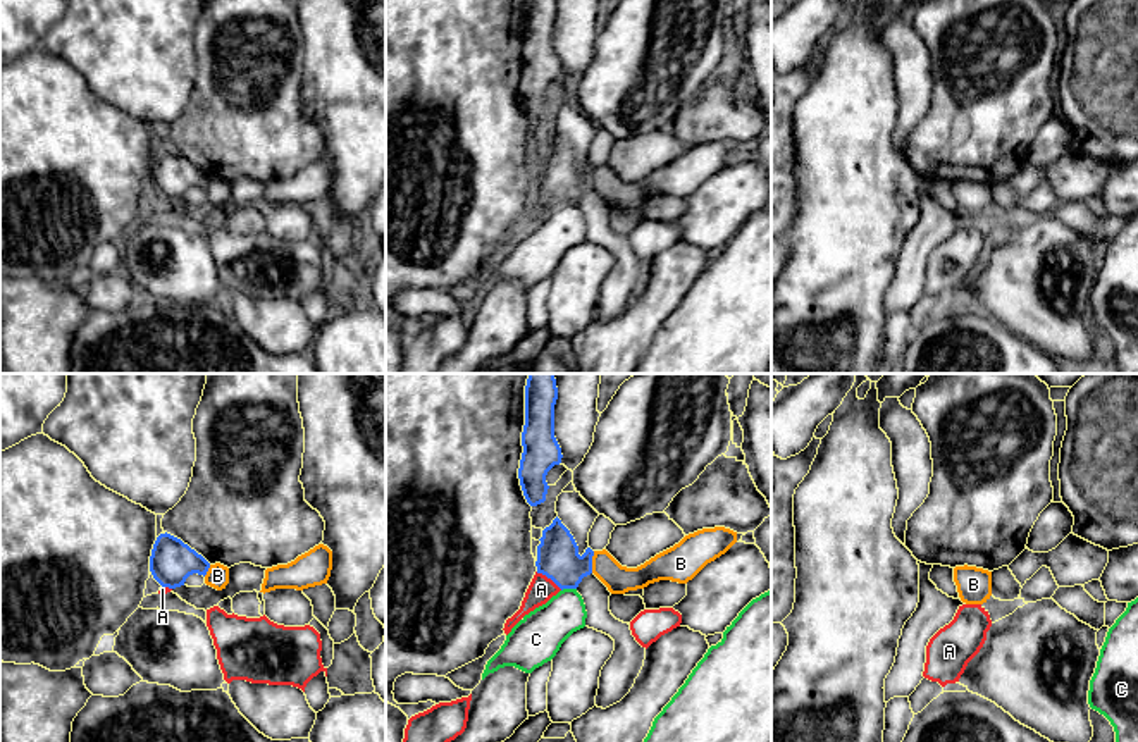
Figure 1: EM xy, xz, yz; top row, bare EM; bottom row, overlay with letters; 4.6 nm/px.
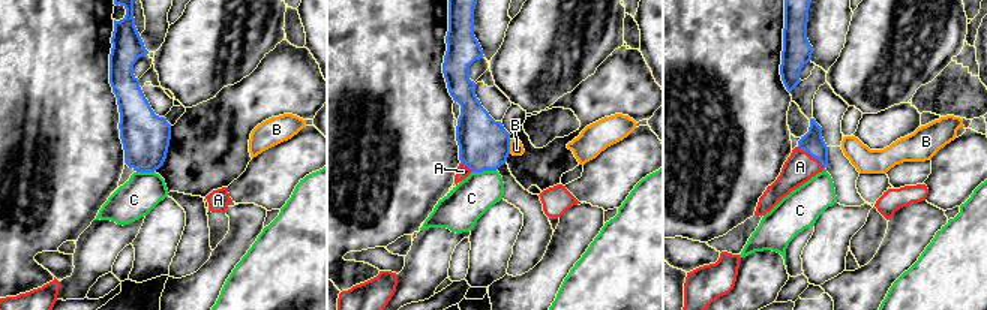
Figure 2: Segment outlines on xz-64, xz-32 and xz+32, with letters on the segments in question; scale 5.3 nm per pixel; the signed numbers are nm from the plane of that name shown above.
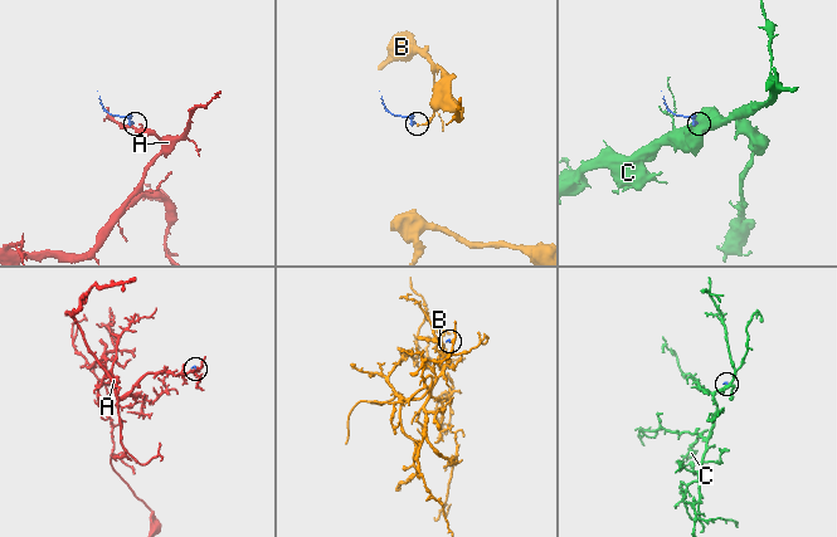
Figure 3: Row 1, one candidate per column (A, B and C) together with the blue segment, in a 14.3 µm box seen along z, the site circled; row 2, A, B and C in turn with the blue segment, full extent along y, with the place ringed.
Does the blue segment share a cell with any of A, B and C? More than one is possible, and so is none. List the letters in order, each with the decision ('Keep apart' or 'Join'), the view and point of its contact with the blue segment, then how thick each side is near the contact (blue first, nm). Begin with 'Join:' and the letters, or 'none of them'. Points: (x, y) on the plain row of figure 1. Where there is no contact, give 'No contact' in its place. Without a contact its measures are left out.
Join: A
A: Join. Touches blue at xz (550, 191). Thickness 200 nm (blue) against 120 nm
B: Keep apart. Touches blue at xz (591, 176). Thickness 200 nm (blue) against 130 nm
C: Keep apart. Touches blue at xz (568, 202). Thickness 200 nm (blue) against 220 nm

